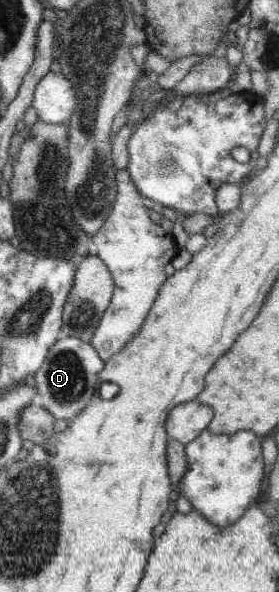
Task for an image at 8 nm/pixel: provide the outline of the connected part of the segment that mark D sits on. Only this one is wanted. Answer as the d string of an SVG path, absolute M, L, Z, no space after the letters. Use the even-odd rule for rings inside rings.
M62 335L58 342L52 345L38 371L33 374L37 387L37 401L55 419L67 419L70 422L91 402L98 374L104 366L105 361L89 342Z

